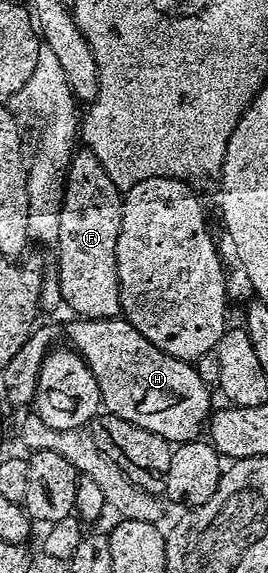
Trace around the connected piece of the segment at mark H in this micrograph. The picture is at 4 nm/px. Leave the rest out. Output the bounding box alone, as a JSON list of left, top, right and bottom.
[67,318,213,444]

